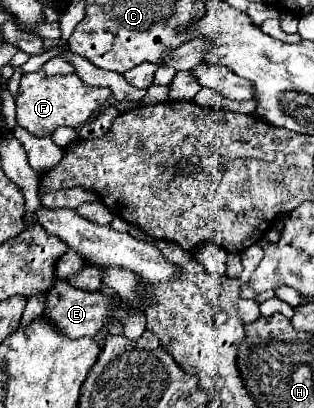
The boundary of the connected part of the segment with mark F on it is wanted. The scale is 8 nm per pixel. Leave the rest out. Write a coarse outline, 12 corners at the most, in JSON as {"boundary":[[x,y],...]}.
{"boundary":[[24,73],[16,121],[32,135],[82,127],[108,101],[76,73]]}

